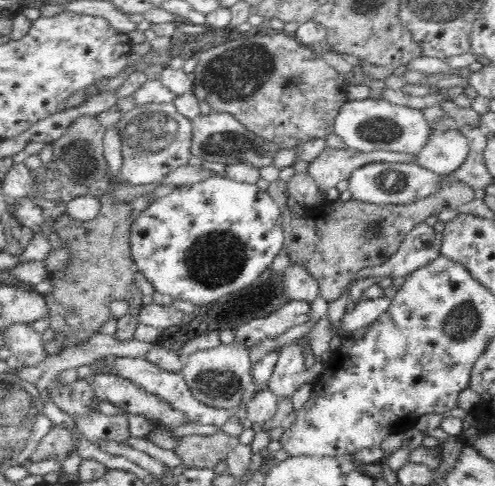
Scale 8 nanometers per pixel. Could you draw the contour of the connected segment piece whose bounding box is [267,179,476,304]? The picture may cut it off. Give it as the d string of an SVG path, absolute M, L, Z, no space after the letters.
M278 179L268 185L268 194L280 207L285 240L283 247L292 265L302 266L309 276L318 281L321 296L330 304L340 297L352 284L356 274L366 267L387 262L402 245L405 236L426 218L442 210L458 209L474 199L475 191L463 182L446 180L442 188L432 196L410 205L374 204L356 199L328 203L305 208L304 215L296 214L284 194L287 183Z

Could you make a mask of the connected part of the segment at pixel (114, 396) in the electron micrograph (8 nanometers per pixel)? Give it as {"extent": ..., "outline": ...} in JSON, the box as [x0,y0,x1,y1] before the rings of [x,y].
{"extent":[85,374,189,427],"outline":[[[90,374],[85,379],[92,392],[102,401],[108,401],[121,407],[125,413],[143,414],[148,418],[158,419],[163,426],[178,427],[189,423],[186,415],[136,386],[130,379],[112,374]]]}

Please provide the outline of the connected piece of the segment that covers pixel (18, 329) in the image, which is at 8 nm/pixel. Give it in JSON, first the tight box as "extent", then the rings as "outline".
{"extent":[1,322,44,366],"outline":[[[26,322],[12,323],[1,332],[4,344],[10,348],[11,355],[20,360],[22,366],[35,366],[44,362],[43,339],[34,331],[32,324]]]}

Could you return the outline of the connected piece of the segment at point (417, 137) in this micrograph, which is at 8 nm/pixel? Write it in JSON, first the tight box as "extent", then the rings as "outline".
{"extent":[333,99,432,154],"outline":[[[359,99],[346,101],[334,119],[333,132],[348,149],[360,152],[391,150],[416,154],[428,140],[432,128],[427,123],[422,109],[408,108],[386,99]]]}

